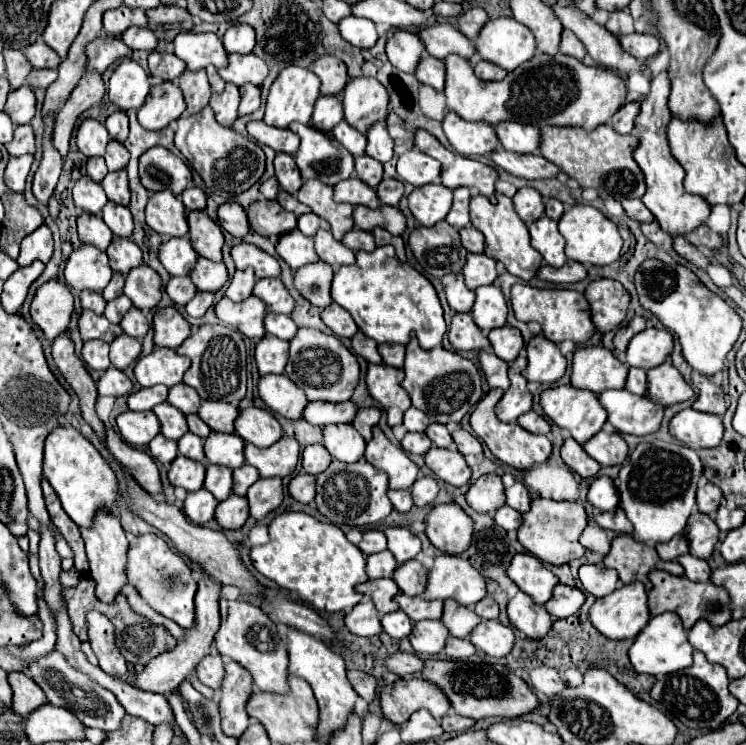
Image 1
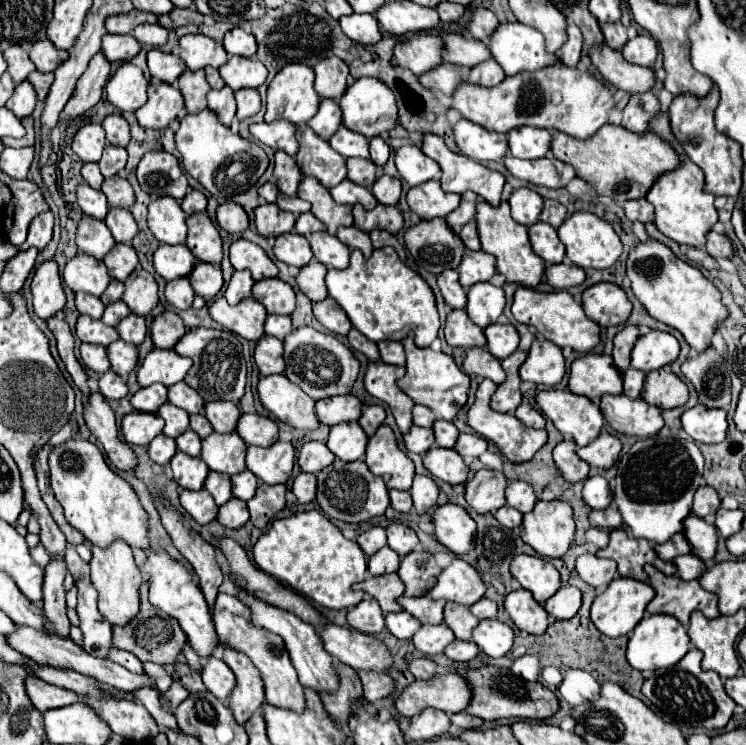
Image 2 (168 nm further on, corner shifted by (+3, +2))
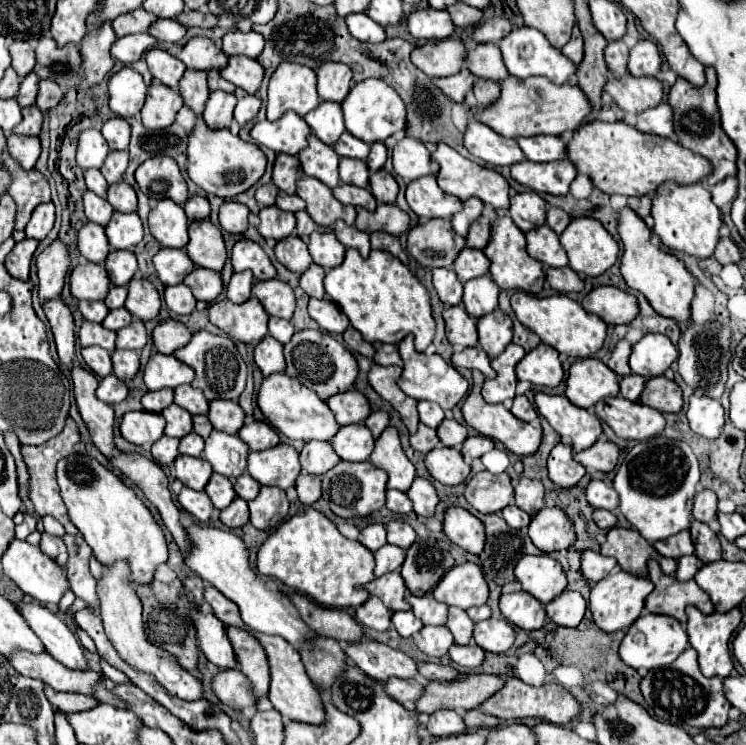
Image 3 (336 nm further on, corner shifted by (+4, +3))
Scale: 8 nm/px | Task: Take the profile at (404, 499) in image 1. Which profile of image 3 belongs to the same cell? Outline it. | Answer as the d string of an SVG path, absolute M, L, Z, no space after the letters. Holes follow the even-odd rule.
M388 489L386 491L386 507L390 511L394 511L394 513L404 515L404 513L410 513L412 511L412 501L408 499L406 493L396 491L396 489Z

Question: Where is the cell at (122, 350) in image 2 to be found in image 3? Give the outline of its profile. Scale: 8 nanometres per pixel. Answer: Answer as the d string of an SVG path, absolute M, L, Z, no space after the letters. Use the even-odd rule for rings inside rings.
M116 349L112 353L112 363L114 363L114 375L122 381L130 381L136 377L140 369L140 361L136 351L120 351Z

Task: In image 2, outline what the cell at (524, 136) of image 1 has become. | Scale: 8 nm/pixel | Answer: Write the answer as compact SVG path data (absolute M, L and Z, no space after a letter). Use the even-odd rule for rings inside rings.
M521 126L513 128L507 132L509 140L509 152L515 158L545 158L551 146L551 132L541 130L541 128L531 128L531 126Z

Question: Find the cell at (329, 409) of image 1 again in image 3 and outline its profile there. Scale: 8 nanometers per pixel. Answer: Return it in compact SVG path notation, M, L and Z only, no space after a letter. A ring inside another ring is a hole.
M348 389L344 393L338 393L338 395L330 397L326 403L332 409L332 413L336 415L336 421L340 425L360 423L370 415L368 399L356 389Z

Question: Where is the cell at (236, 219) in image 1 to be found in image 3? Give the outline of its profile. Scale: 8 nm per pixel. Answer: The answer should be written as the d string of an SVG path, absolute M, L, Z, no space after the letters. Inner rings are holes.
M226 201L220 207L220 225L228 233L240 235L248 229L248 215L250 215L250 209L246 205L236 201Z

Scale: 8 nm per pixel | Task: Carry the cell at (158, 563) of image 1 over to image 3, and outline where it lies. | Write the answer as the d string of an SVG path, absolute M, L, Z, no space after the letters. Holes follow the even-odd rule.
M198 609L192 611L194 625L198 629L198 647L200 651L218 665L220 669L234 669L236 663L236 653L232 651L232 643L226 635L224 623L216 619L214 615L204 615Z

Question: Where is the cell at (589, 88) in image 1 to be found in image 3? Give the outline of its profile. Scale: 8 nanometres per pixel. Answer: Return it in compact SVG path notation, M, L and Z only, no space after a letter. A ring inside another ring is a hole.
M508 77L502 83L500 99L486 109L478 109L476 119L492 127L496 133L516 139L516 137L532 137L536 133L562 135L568 129L574 131L584 121L584 117L590 115L590 111L592 107L588 105L586 95L574 83L554 85L544 77L532 77L524 81L516 77ZM540 111L546 113L546 119L540 117Z

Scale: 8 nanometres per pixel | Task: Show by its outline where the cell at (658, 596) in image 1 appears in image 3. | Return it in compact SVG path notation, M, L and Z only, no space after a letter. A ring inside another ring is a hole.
M648 561L650 581L654 583L654 591L646 599L646 609L650 613L662 613L678 619L682 625L686 623L686 605L696 605L704 615L714 613L714 605L710 597L696 585L696 581L680 583L672 575L664 575L658 561Z

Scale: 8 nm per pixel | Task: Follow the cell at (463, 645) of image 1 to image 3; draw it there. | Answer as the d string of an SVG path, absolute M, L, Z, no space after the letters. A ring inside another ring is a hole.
M470 643L470 645L452 645L448 653L450 653L454 663L458 663L462 667L468 667L468 669L480 667L482 661L484 661L484 655L486 655L486 651L482 647L478 647L476 643Z

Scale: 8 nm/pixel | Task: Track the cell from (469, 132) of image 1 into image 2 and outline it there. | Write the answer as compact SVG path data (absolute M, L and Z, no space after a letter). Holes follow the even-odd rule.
M465 118L453 126L453 136L459 150L473 160L501 160L509 150L505 134L485 130Z

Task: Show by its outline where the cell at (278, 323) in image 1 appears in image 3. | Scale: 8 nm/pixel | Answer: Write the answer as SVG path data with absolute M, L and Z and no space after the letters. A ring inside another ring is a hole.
M270 317L270 321L268 321L268 333L270 333L276 341L280 341L280 343L288 343L288 341L292 339L294 331L296 331L294 325L292 325L290 321L286 321L286 319Z

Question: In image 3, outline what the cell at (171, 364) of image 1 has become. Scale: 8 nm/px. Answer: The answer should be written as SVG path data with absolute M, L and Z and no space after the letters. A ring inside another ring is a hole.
M156 353L144 369L144 383L150 391L158 391L164 387L176 389L178 385L192 383L192 379L194 371L182 361L178 361L174 355Z

